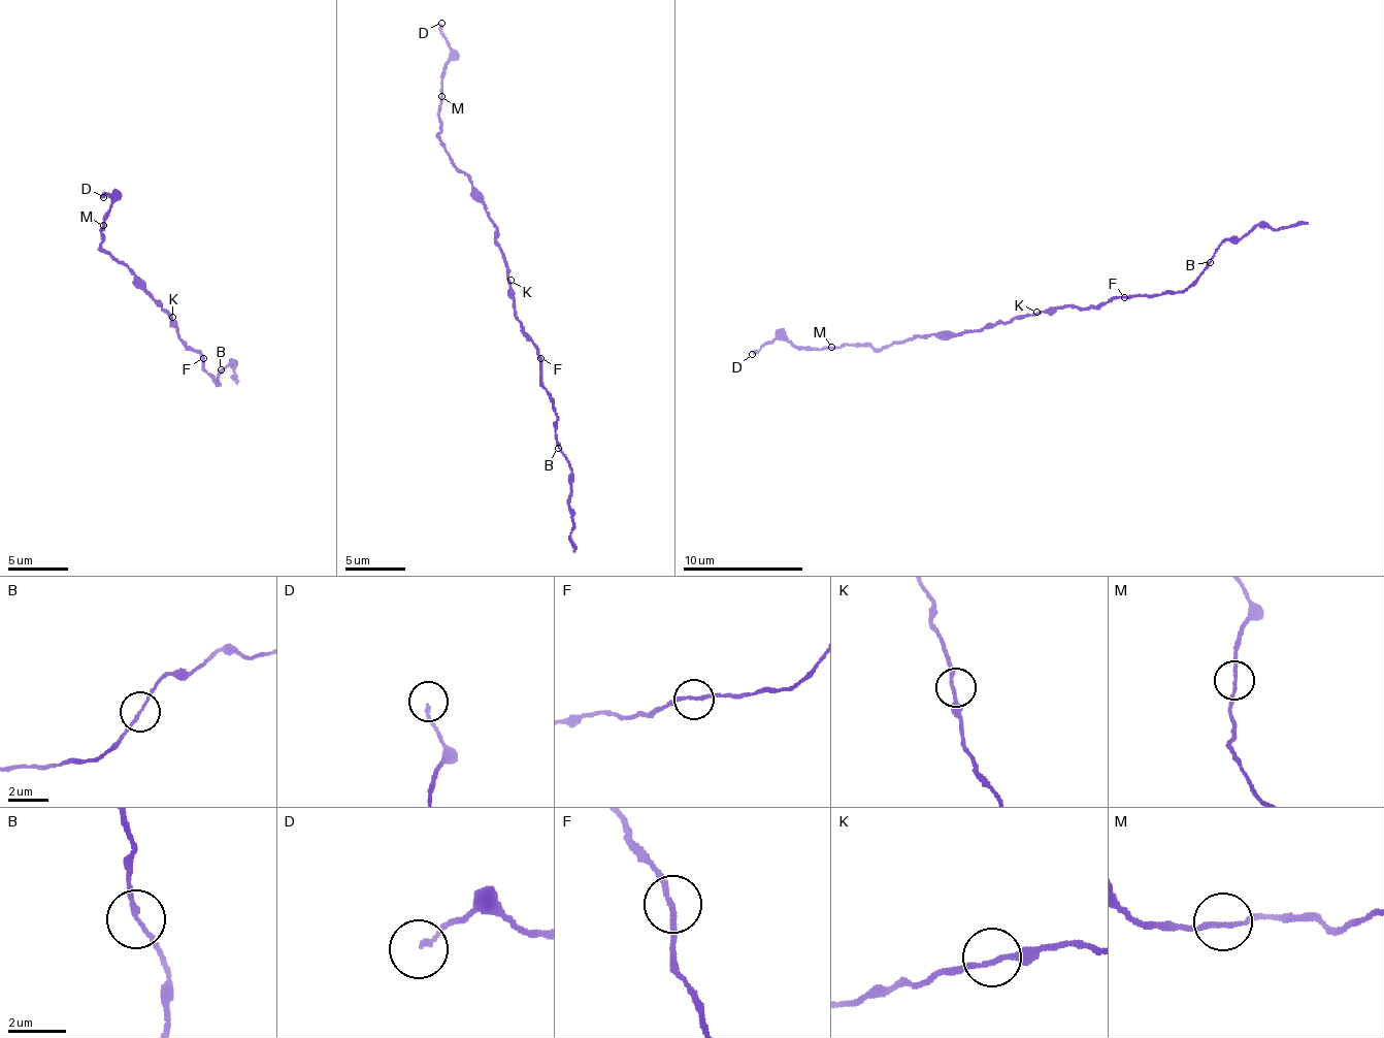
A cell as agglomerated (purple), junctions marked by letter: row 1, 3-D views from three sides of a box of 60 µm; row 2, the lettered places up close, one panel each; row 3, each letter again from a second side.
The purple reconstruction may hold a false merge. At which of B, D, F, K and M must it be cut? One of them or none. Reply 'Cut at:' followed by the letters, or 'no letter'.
Cut at: no letter

